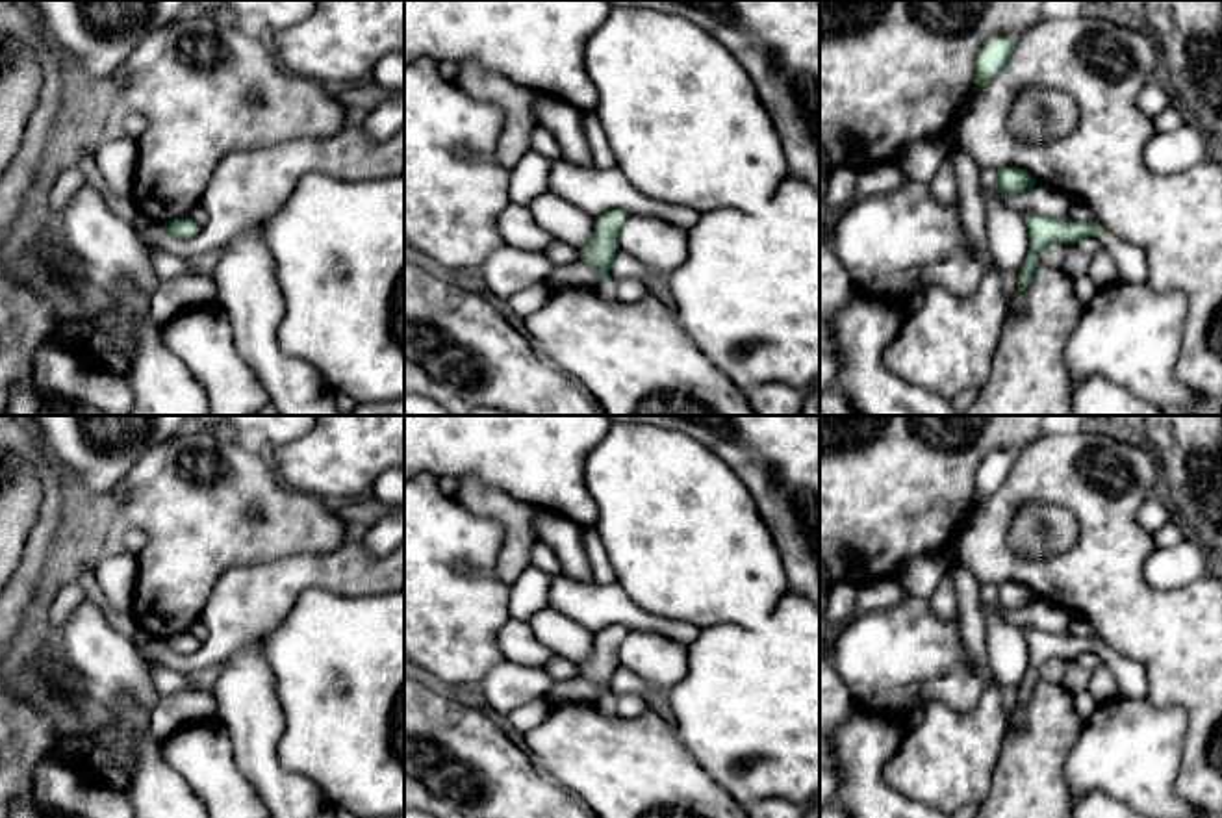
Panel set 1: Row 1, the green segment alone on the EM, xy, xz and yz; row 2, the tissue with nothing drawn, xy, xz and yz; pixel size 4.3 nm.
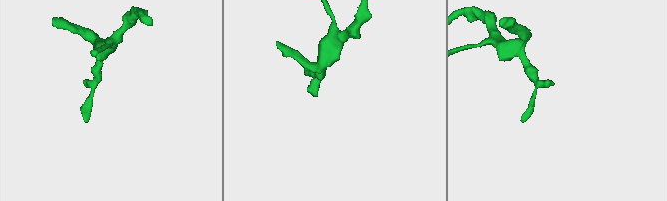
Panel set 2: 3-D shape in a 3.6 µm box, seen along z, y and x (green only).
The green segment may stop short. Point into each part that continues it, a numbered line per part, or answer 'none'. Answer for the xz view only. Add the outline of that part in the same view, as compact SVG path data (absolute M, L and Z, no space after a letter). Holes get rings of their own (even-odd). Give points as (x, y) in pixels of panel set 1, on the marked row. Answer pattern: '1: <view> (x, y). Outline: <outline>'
1: xz (607, 288). Outline: M614 280L601 282L601 286L597 289L608 300L614 300L617 297L616 282Z

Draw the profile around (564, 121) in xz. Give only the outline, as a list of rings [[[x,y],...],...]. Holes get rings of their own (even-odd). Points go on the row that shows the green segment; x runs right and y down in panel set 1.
[[[553,95],[534,102],[536,122],[554,135],[562,160],[579,167],[590,167],[592,154],[582,128],[582,113],[582,109]]]

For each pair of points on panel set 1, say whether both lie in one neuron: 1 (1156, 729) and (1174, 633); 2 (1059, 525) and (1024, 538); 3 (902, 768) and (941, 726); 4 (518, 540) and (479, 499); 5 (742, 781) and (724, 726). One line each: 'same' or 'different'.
1: different
2: same
3: same
4: same
5: same

